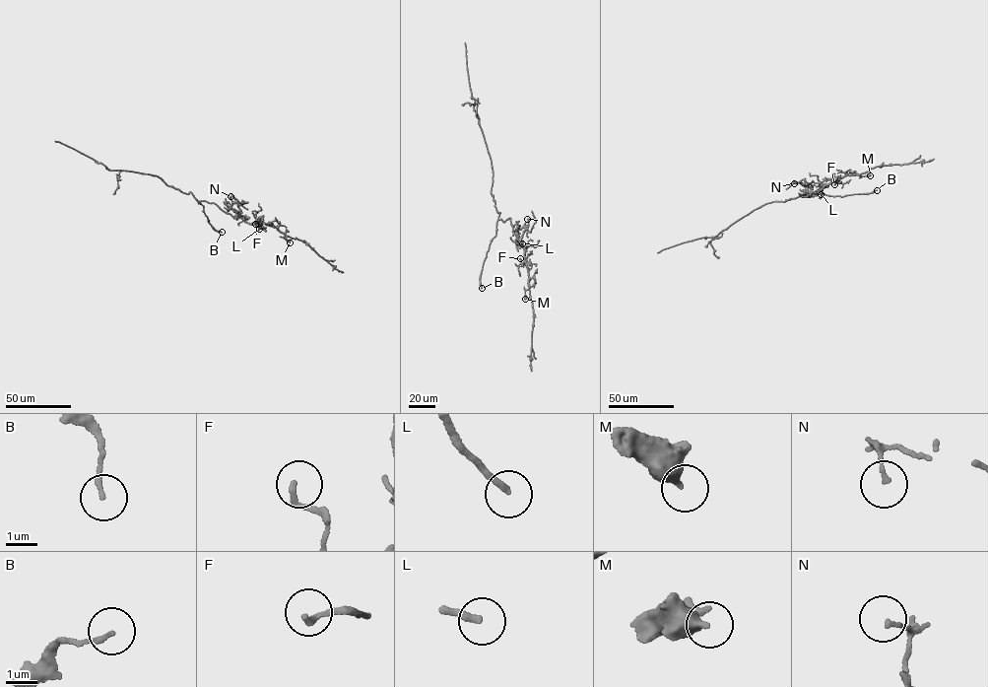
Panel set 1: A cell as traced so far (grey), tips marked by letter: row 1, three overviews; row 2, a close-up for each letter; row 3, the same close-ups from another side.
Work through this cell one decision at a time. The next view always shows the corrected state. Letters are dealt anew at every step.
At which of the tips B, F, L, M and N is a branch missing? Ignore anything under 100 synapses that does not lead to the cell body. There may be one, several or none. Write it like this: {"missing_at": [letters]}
{"missing_at": ["L"]}

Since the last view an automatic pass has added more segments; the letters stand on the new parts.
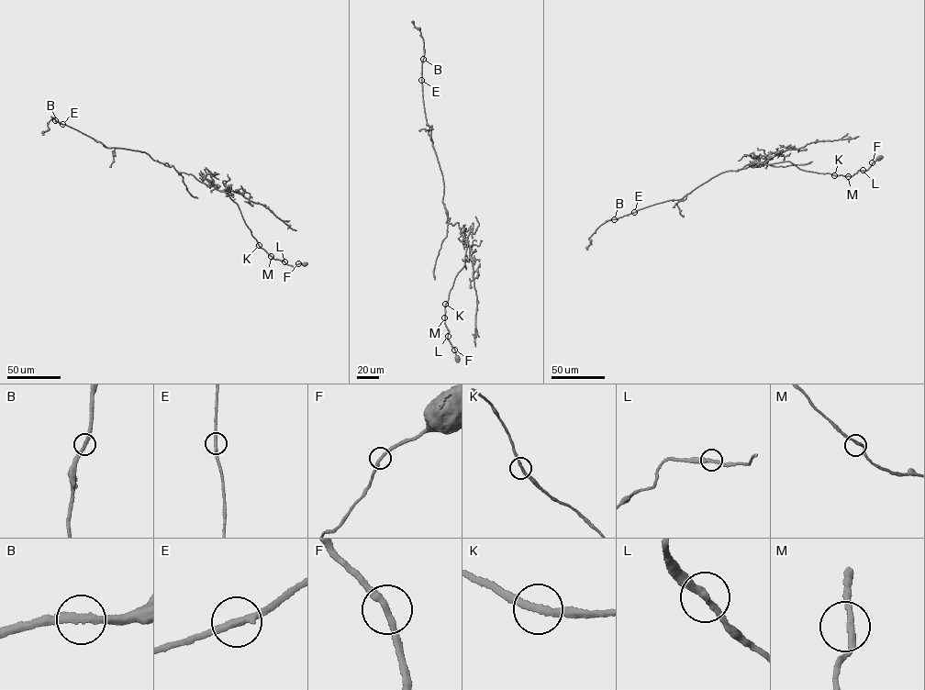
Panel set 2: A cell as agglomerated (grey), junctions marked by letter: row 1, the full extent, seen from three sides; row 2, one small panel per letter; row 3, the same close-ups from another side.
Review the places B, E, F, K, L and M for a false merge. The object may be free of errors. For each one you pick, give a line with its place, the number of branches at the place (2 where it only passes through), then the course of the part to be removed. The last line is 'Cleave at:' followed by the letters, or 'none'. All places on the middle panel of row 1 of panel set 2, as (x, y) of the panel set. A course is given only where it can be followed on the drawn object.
Cleave at: none

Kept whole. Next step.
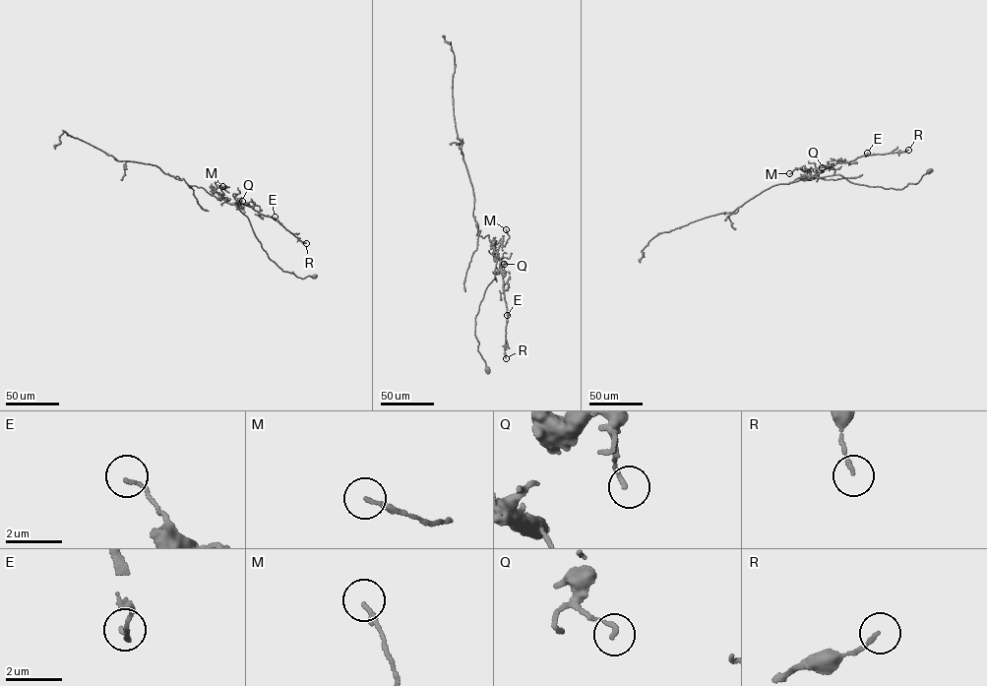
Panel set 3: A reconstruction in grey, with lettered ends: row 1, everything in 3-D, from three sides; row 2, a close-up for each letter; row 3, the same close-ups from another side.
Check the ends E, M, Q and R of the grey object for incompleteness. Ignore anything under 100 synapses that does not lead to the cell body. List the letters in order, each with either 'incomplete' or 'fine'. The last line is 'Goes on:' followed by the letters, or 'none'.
E: fine
M: fine
Q: fine
R: fine
Goes on: none

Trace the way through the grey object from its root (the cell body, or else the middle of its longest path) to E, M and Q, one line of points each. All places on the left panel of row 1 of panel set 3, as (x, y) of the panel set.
E: (315, 276), (298, 278), (270, 259), (247, 218), (234, 203), (249, 206), (264, 216), (275, 217)
M: (315, 276), (298, 278), (270, 259), (247, 217), (216, 193), (217, 187), (229, 187), (222, 186)
Q: (315, 276), (298, 278), (270, 259), (247, 218), (234, 204), (239, 203), (240, 198), (242, 201)

